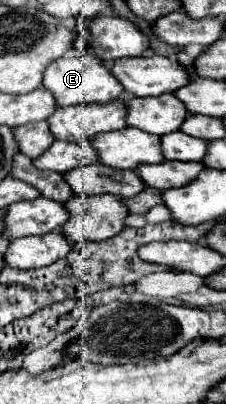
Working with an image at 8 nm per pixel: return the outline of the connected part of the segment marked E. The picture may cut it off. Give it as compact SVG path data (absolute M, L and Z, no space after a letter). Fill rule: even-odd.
M69 54L63 56L59 60L55 60L53 64L49 64L49 68L45 70L43 76L43 88L51 90L57 104L59 106L77 106L77 104L105 104L105 102L113 102L117 100L125 88L121 88L119 80L113 76L113 72L103 64L103 60L95 54Z

